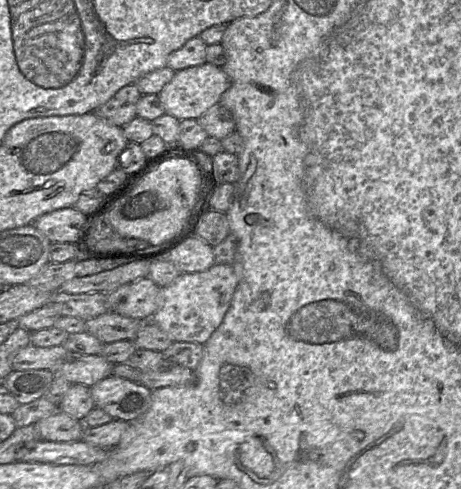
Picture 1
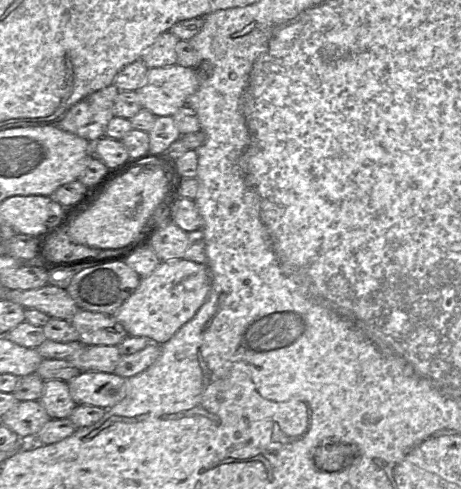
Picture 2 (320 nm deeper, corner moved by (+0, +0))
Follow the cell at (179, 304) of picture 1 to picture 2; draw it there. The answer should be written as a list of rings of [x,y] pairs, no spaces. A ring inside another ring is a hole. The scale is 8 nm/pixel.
[[[185,258],[162,261],[121,304],[114,315],[130,336],[146,337],[161,345],[167,342],[199,310],[211,290],[211,276],[207,264]]]

